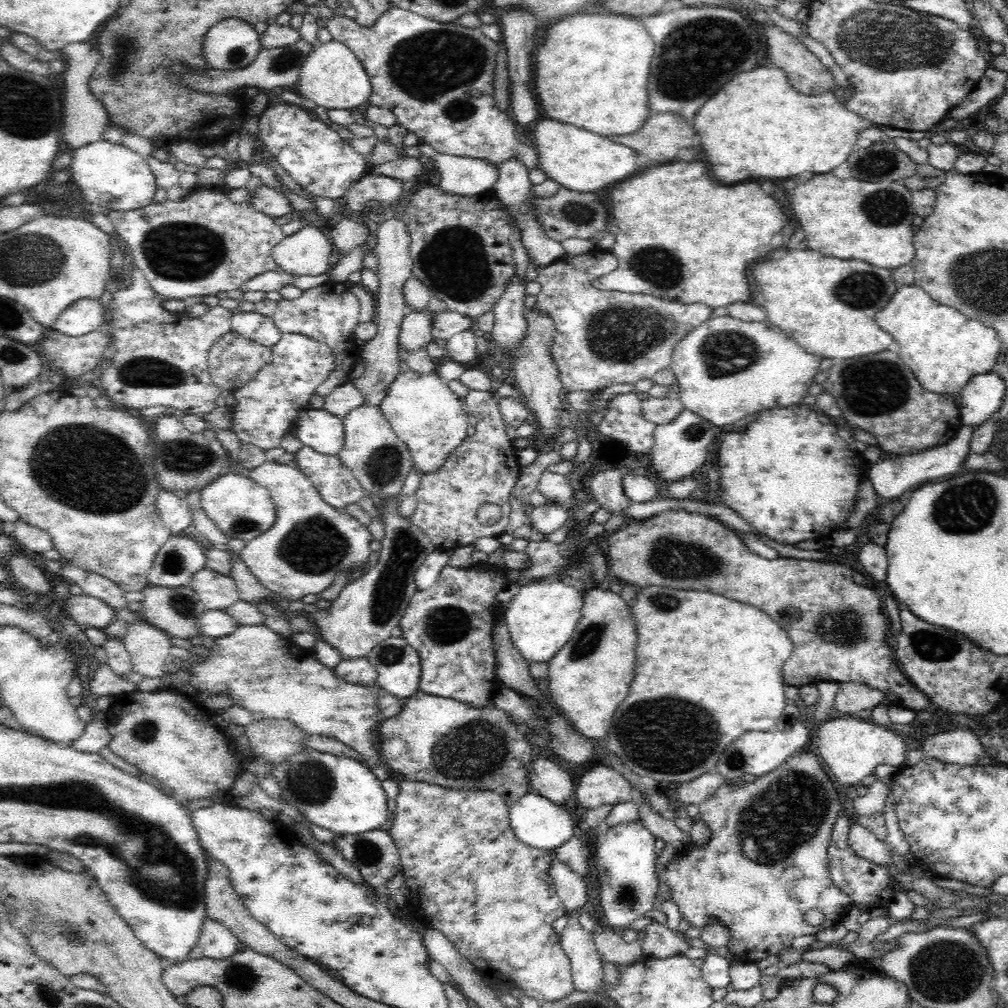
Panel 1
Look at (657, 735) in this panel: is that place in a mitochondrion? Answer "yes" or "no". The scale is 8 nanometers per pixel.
yes

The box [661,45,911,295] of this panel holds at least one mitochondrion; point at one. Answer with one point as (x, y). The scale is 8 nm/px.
(876, 163)

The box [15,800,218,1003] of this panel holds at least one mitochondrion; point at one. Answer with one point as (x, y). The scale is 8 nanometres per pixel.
(68, 932)

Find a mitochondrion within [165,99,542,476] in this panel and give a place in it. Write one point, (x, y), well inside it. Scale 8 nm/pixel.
(434, 263)

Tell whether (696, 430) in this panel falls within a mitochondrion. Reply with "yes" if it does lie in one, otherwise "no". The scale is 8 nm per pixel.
yes

